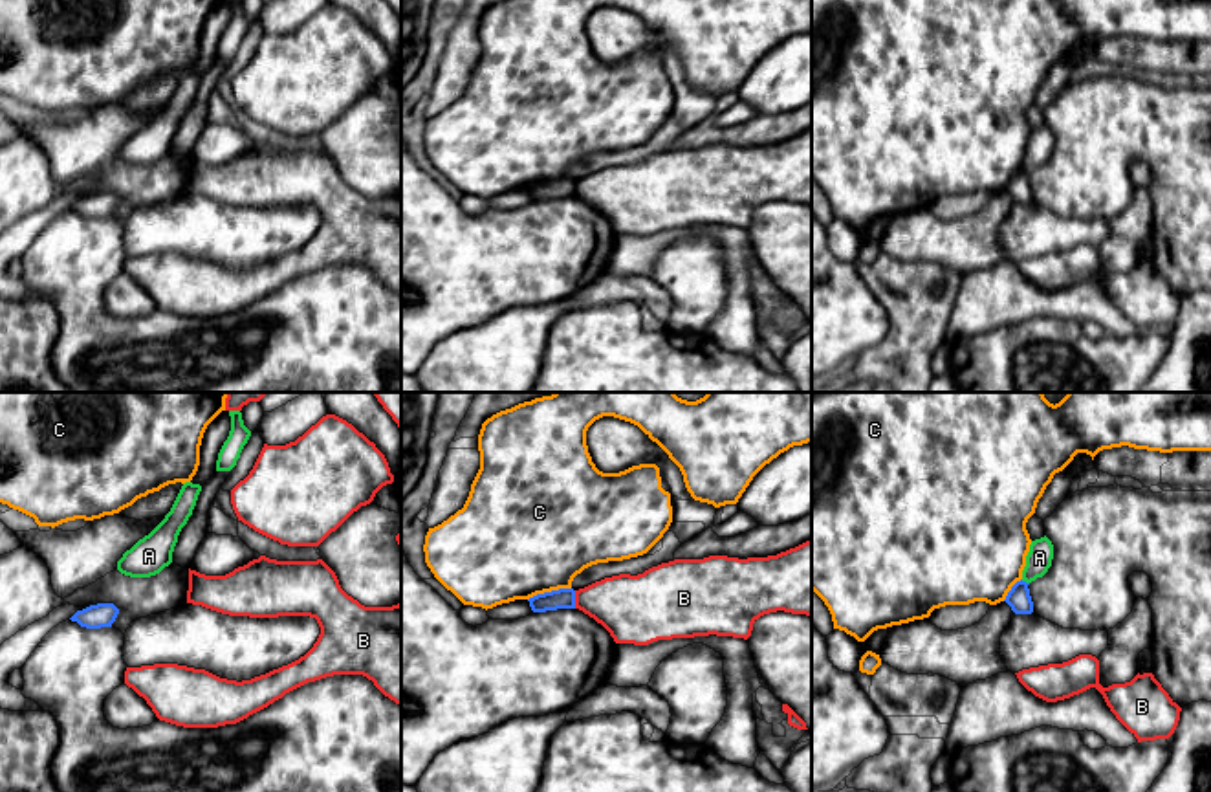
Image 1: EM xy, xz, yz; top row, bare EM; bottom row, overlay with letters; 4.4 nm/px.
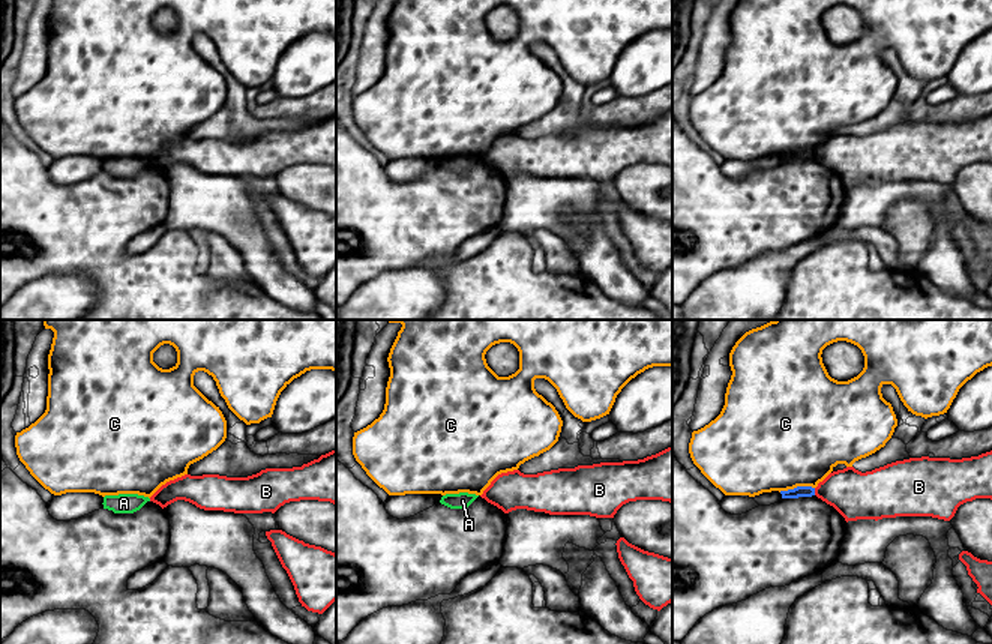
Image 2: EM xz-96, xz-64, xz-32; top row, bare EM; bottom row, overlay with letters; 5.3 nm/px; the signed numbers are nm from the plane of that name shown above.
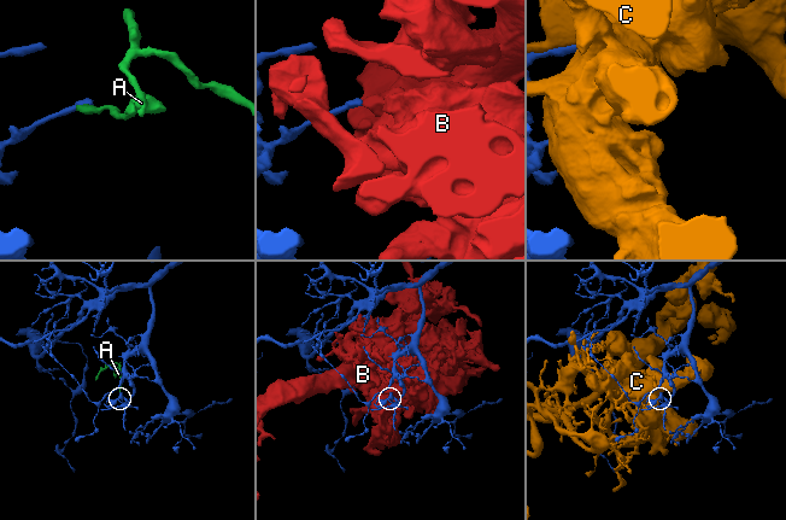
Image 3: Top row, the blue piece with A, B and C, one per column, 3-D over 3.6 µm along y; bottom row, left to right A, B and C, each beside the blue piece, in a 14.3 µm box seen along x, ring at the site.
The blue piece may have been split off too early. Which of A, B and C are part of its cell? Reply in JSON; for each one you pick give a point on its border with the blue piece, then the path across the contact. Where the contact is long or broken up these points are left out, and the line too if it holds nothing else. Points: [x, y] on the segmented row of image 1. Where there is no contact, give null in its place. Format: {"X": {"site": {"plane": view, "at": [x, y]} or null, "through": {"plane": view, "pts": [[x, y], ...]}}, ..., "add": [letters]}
{"add": []}

